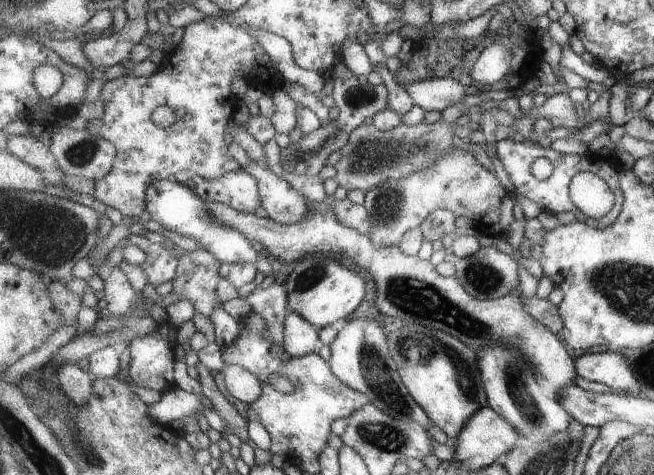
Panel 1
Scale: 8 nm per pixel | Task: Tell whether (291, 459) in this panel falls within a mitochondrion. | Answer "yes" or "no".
no

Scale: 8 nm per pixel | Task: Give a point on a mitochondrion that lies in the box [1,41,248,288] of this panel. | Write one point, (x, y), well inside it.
(81, 153)

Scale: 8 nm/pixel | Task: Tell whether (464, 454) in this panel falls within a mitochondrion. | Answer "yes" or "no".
no

